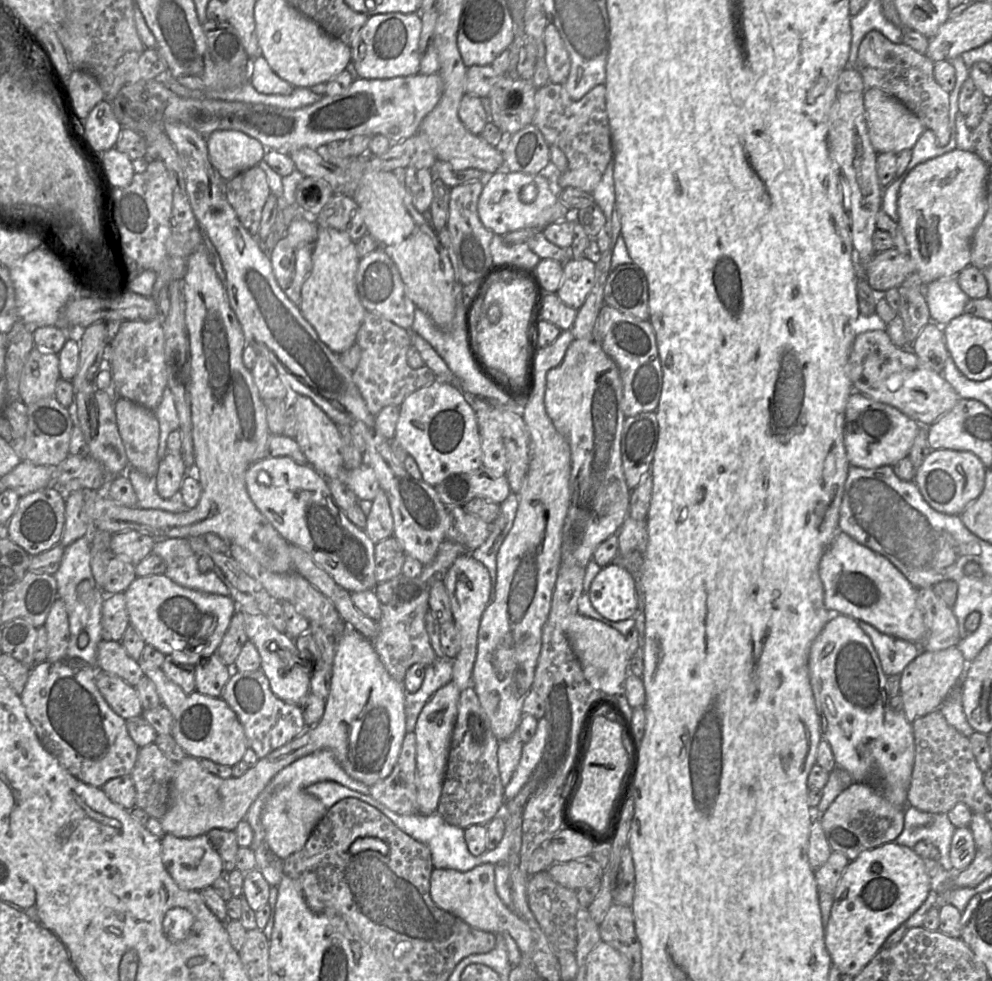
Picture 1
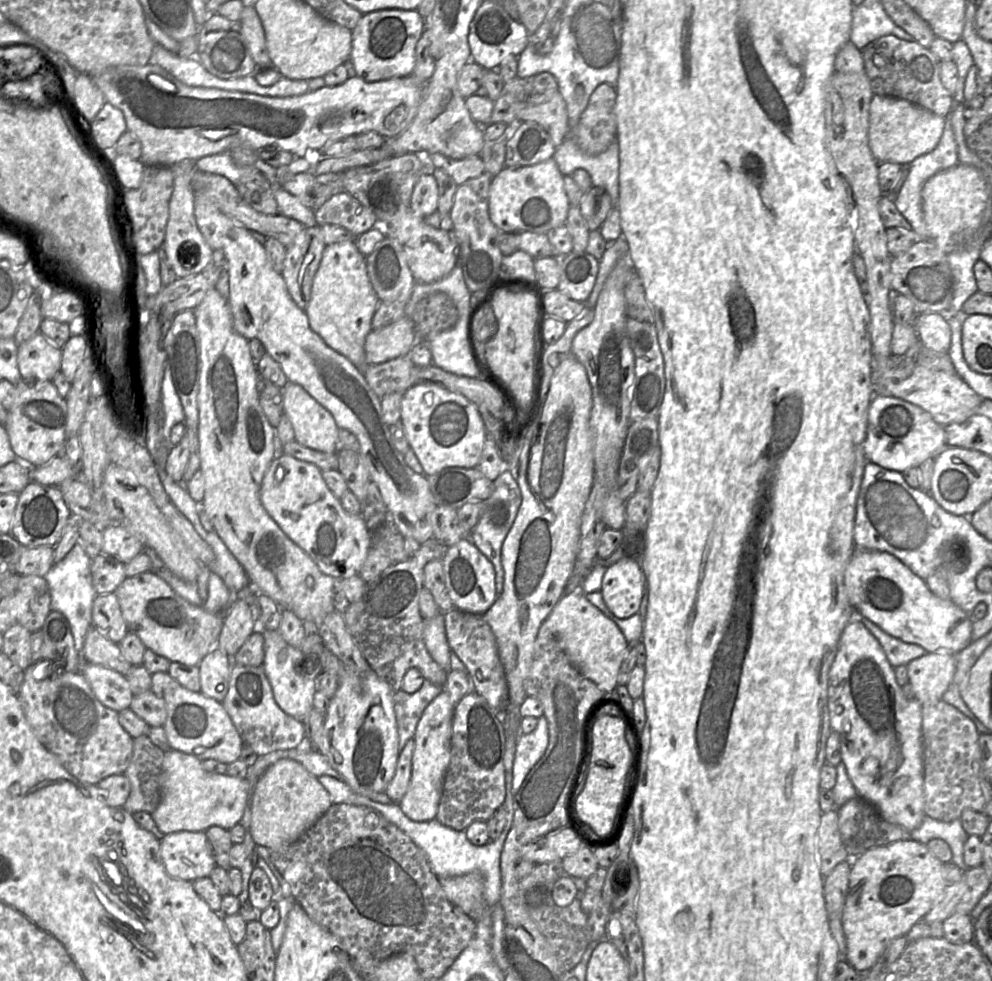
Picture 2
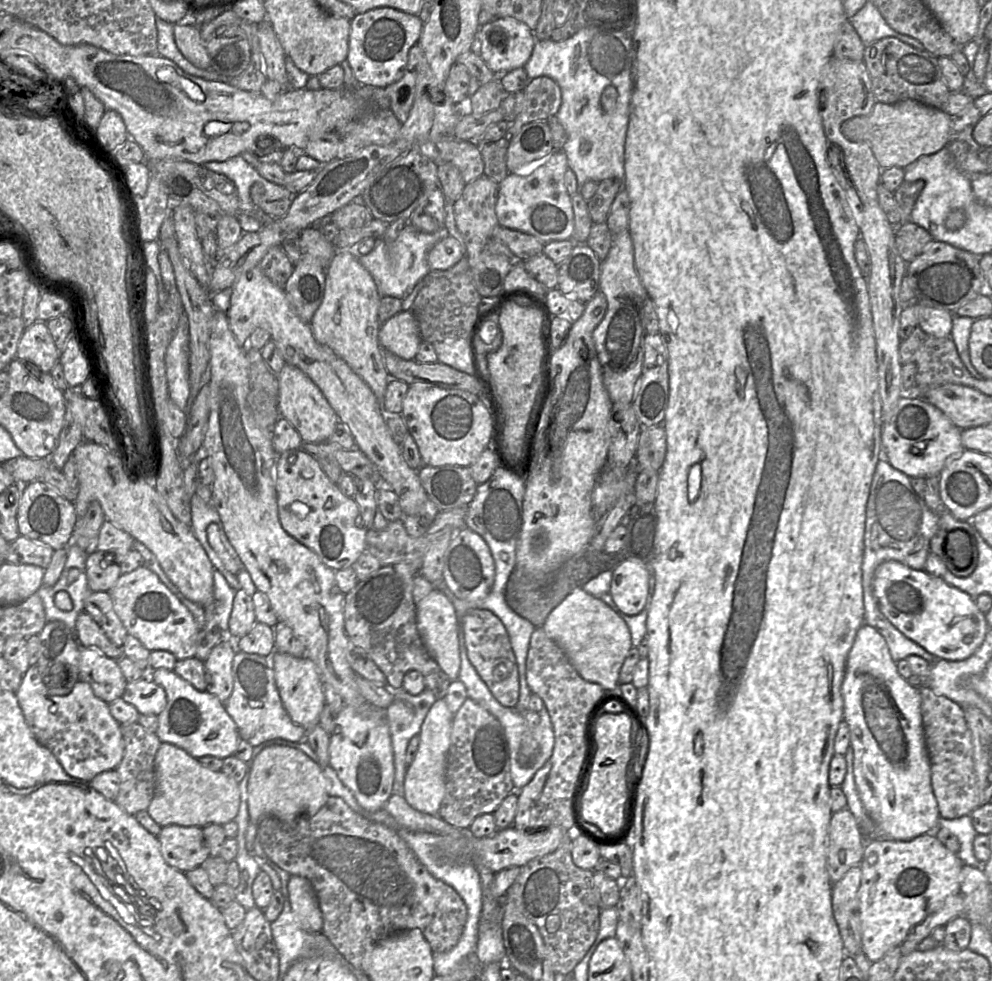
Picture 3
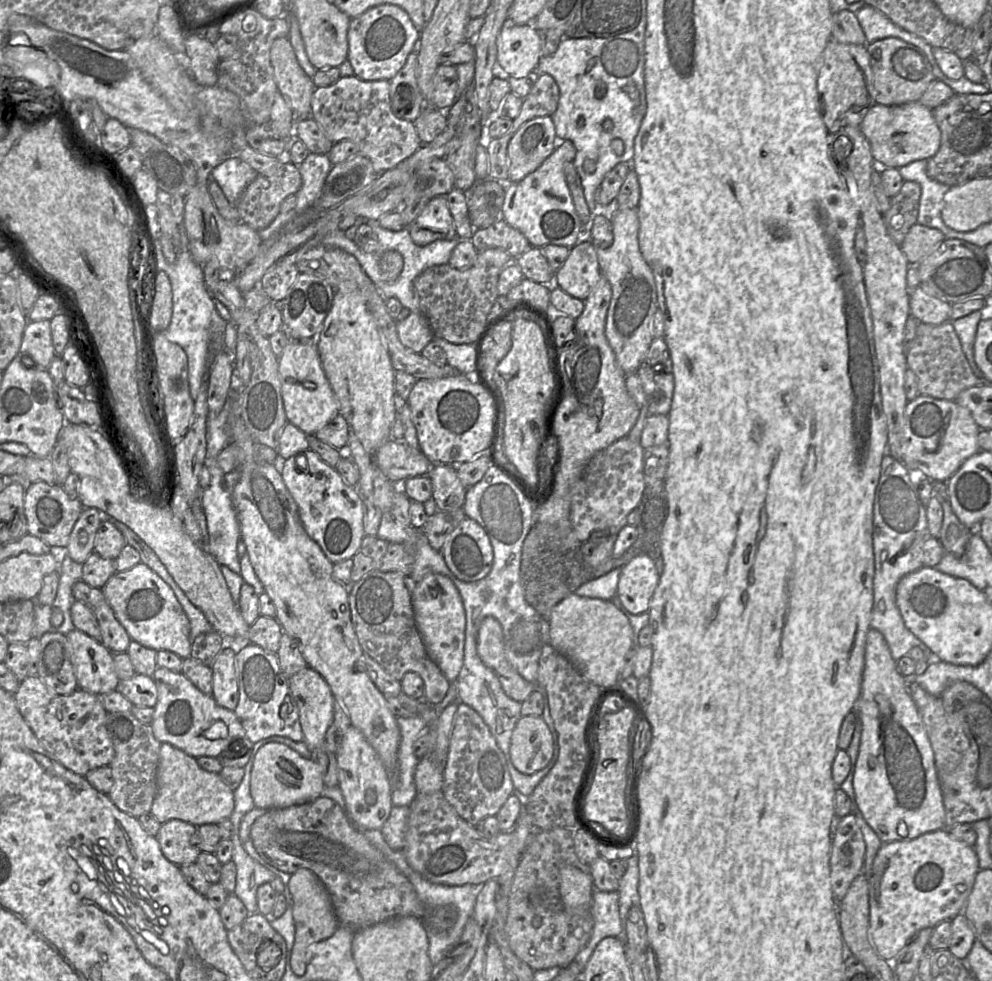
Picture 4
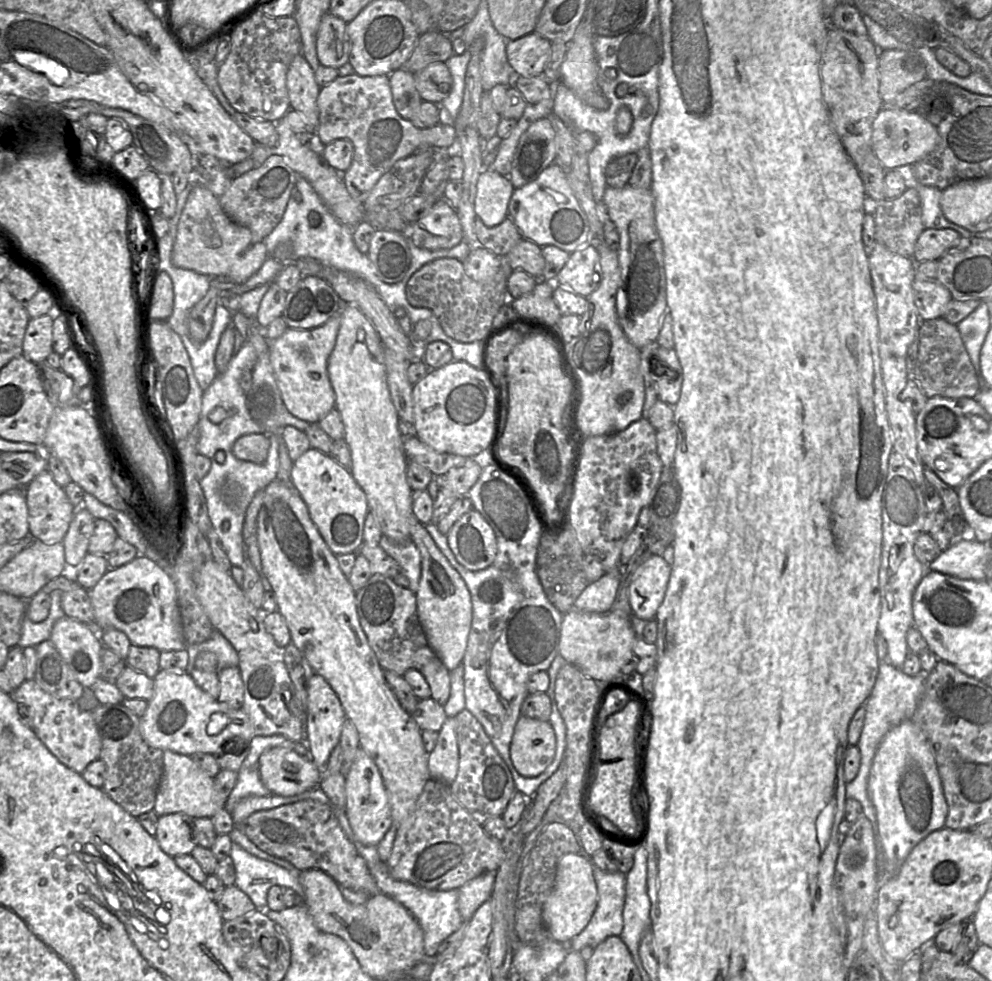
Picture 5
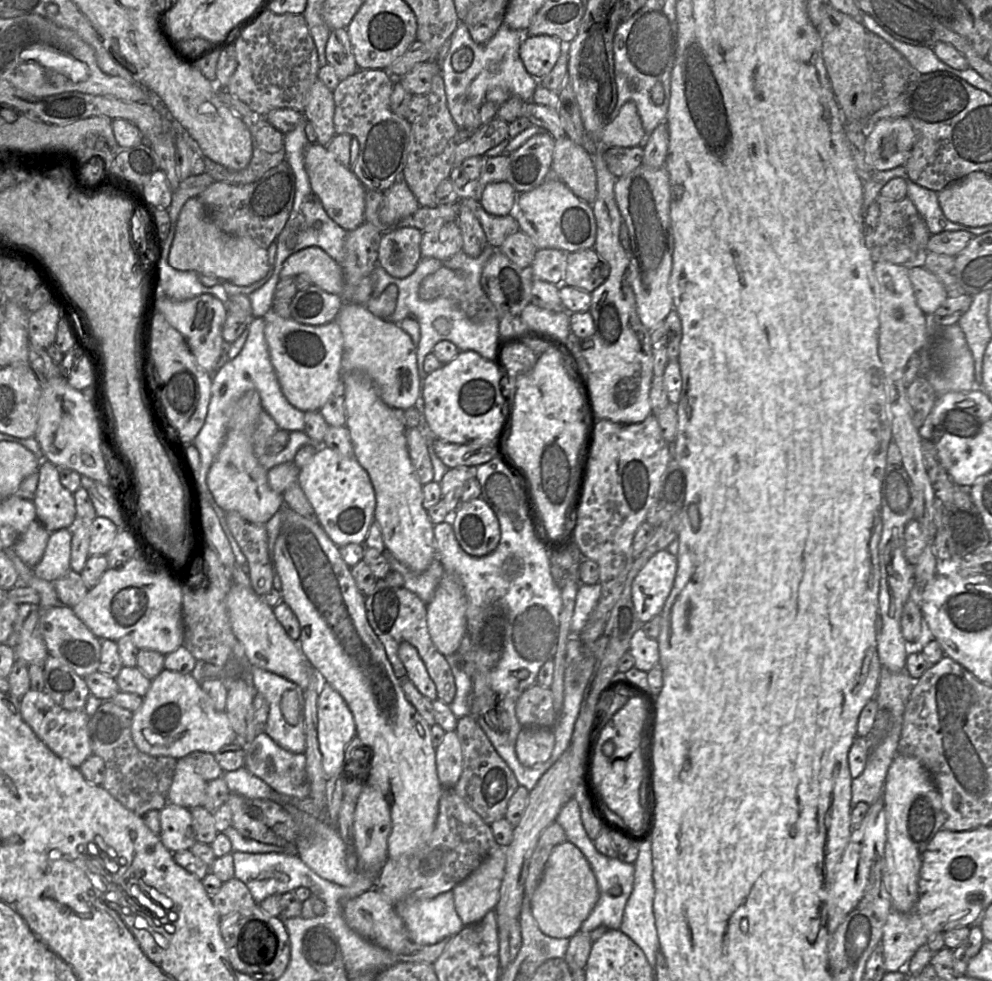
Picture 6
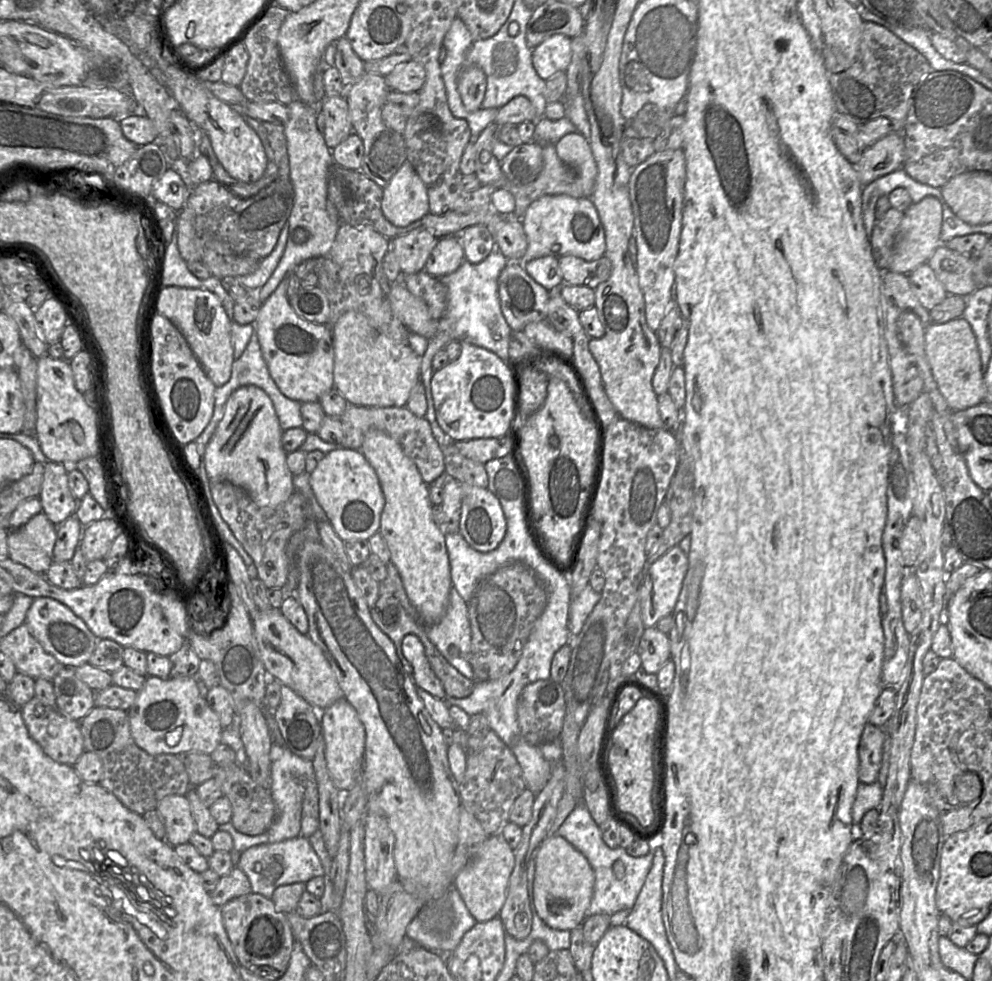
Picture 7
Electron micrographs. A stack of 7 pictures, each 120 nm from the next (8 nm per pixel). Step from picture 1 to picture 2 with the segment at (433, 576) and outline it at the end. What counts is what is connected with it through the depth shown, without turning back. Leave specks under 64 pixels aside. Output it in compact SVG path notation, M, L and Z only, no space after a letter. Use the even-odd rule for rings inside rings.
M435 538L420 544L418 551L414 555L407 557L403 561L393 563L373 580L367 582L362 597L356 602L350 602L342 612L348 632L371 669L385 680L394 692L402 690L402 680L410 668L417 668L425 679L435 685L444 687L446 684L448 672L431 657L425 646L423 638L425 620L422 618L419 609L419 596L424 587L424 566L431 560L442 559L446 548L447 546Z

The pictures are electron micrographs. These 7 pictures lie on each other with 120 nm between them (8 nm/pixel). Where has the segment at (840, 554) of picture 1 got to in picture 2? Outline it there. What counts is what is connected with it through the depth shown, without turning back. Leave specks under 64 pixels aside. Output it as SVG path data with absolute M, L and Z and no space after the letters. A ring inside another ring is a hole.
M856 549L844 581L855 610L893 637L917 644L927 652L958 653L972 642L971 615L950 598L936 596L924 579L887 552Z

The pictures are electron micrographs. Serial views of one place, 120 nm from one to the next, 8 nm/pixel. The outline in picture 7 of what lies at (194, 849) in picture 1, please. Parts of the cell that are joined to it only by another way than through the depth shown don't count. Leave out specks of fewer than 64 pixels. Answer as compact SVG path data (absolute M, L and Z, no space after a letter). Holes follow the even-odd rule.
M185 795L164 797L156 808L166 830L165 840L173 847L188 843L196 831L190 803Z

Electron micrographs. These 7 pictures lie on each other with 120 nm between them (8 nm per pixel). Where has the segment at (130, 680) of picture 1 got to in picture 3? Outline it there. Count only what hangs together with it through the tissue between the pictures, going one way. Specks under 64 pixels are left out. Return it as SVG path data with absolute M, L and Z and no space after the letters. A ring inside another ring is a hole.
M85 611L77 617L75 637L81 647L95 649L115 661L124 656L122 649L110 642L93 618Z

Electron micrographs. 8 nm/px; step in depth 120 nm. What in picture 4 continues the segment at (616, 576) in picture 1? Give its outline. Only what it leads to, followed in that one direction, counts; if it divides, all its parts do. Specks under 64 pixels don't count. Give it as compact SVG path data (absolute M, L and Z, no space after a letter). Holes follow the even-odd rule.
M636 556L621 568L616 596L631 614L648 612L659 578L655 562L650 557Z

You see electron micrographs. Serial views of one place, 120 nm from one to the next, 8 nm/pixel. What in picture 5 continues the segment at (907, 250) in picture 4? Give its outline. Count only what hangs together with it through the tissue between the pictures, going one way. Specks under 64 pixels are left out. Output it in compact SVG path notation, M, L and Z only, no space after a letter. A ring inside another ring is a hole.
M925 228L917 239L912 259L915 263L938 260L960 239L961 235L952 229Z

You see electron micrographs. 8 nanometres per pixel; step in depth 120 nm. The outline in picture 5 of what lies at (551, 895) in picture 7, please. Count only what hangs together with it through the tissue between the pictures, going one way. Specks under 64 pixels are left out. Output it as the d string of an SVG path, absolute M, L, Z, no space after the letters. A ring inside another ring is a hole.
M583 852L564 854L557 862L555 885L542 909L543 922L552 939L561 943L581 933L597 905L597 888L591 859Z

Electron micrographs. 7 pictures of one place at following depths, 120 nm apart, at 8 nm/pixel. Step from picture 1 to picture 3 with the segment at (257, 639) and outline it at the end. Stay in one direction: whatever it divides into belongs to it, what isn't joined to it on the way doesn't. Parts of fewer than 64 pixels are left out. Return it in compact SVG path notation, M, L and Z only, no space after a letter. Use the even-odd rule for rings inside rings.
M274 651L270 657L274 670L275 683L282 704L291 719L306 731L319 724L321 711L326 705L323 681L315 664L308 657L294 657L292 655Z

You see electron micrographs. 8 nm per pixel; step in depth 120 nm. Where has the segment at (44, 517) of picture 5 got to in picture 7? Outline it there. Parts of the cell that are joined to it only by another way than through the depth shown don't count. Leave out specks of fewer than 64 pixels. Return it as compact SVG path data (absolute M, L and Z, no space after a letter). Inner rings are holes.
M47 461L39 494L42 512L56 526L74 514L78 500L68 486L69 466Z

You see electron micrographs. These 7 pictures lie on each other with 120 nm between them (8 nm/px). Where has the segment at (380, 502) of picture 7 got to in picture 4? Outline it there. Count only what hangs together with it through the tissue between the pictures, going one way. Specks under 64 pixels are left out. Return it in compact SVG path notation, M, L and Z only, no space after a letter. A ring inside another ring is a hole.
M310 449L279 460L279 472L297 504L305 531L321 547L326 557L333 564L352 558L360 550L365 535L363 504L357 489L347 485L336 468L329 466Z

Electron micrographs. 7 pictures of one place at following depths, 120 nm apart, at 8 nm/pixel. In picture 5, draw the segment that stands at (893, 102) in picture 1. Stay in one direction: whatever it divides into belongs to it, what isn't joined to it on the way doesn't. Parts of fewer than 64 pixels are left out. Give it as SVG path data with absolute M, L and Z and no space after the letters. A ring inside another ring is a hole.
M883 107L872 124L871 148L887 170L916 163L932 152L938 142L939 134L935 126L914 111Z

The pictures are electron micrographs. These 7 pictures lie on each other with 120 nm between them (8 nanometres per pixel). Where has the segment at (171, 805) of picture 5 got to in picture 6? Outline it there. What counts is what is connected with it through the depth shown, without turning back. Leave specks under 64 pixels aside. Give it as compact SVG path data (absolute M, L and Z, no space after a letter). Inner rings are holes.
M177 759L173 781L168 793L168 804L187 809L203 806L207 782L186 759Z

